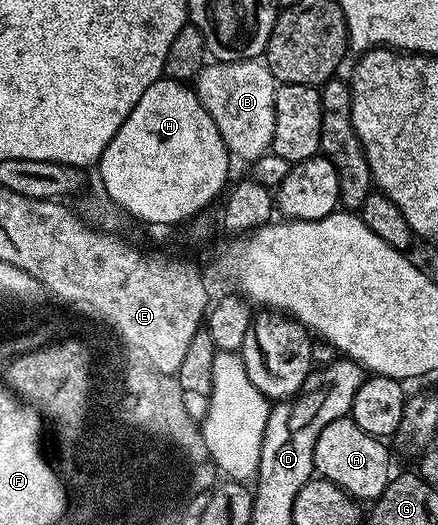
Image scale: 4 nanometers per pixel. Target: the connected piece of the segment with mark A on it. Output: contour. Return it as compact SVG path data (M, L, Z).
M350 417L333 421L325 425L325 429L321 429L321 437L317 437L317 445L313 449L315 475L337 485L356 501L379 499L393 478L392 452L389 447L387 452L386 446L388 444L384 440L365 433L365 429L361 429L361 425L354 423Z

